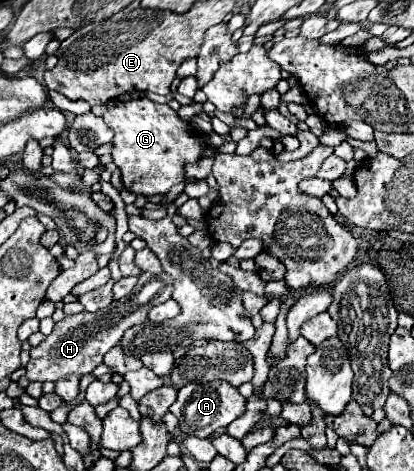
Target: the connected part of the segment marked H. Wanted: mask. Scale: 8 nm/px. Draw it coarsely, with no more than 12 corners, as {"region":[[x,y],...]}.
{"region":[[161,273],[153,299],[133,291],[99,313],[55,323],[31,347],[29,381],[91,373],[121,335],[171,299]]}

